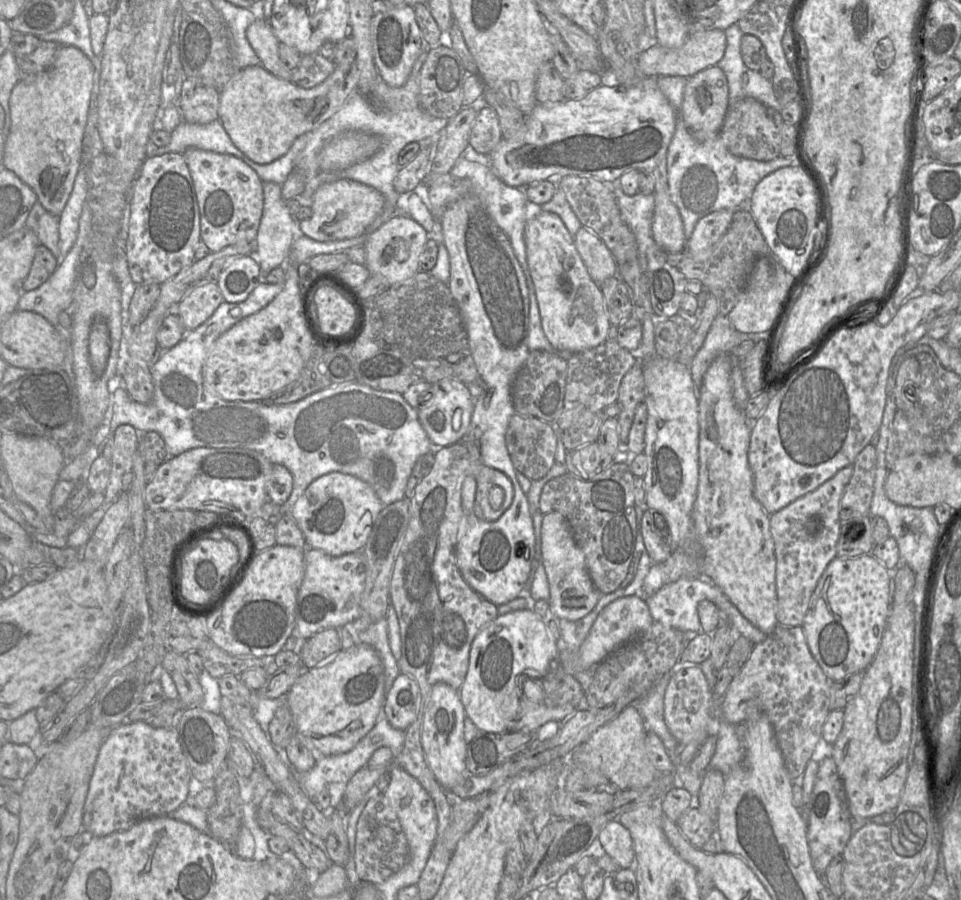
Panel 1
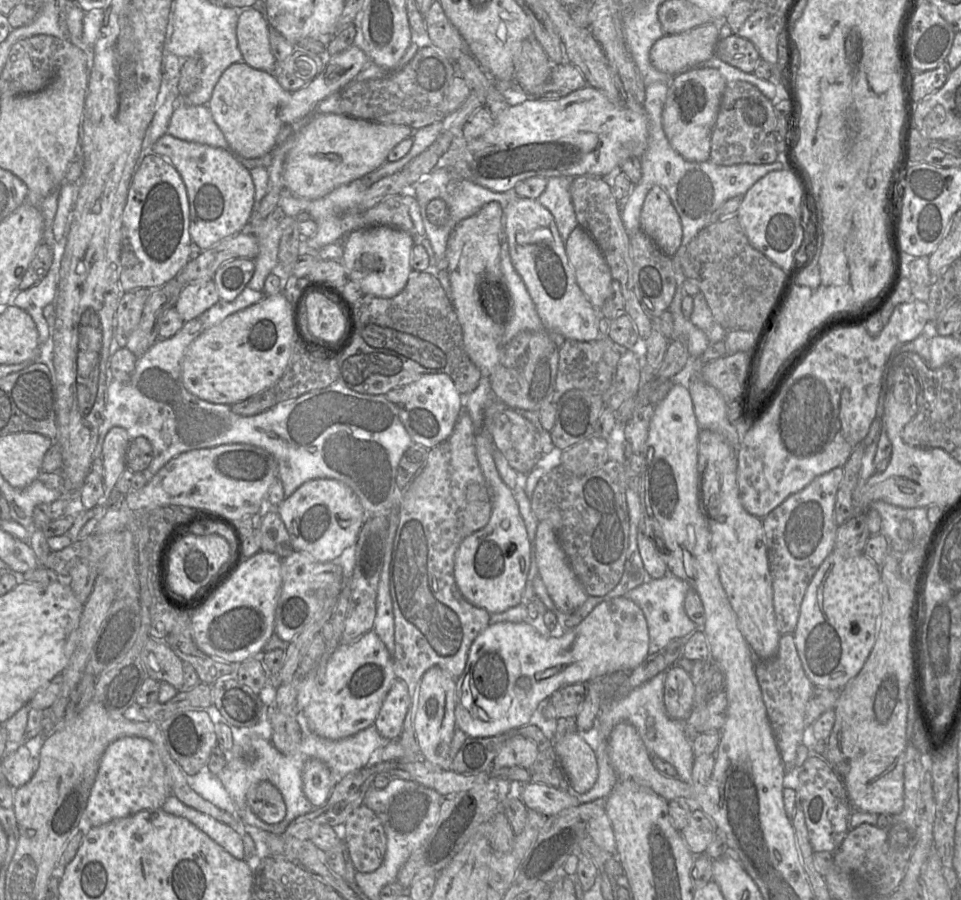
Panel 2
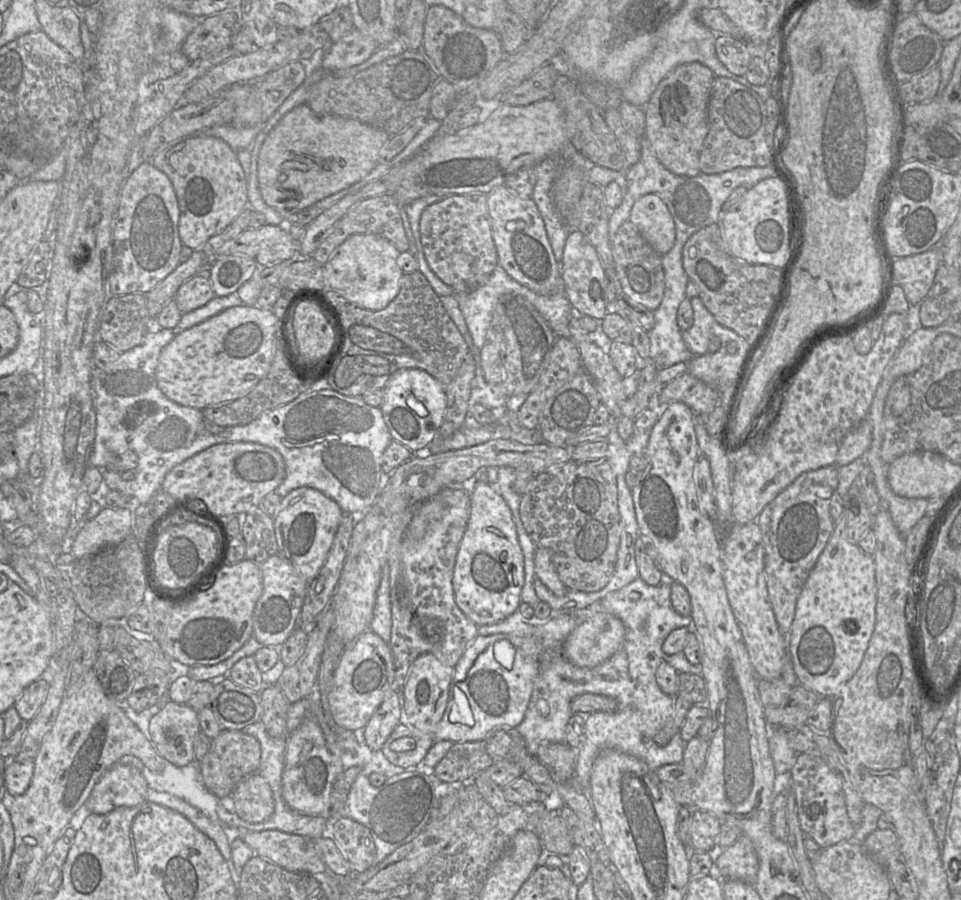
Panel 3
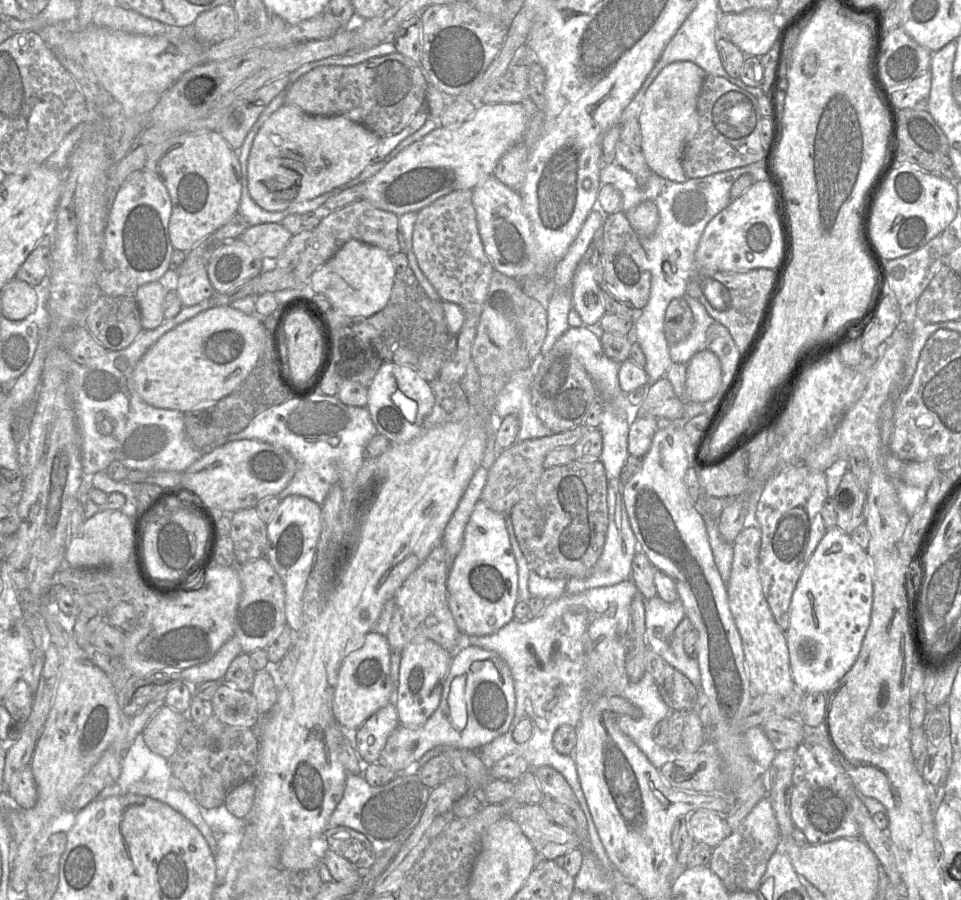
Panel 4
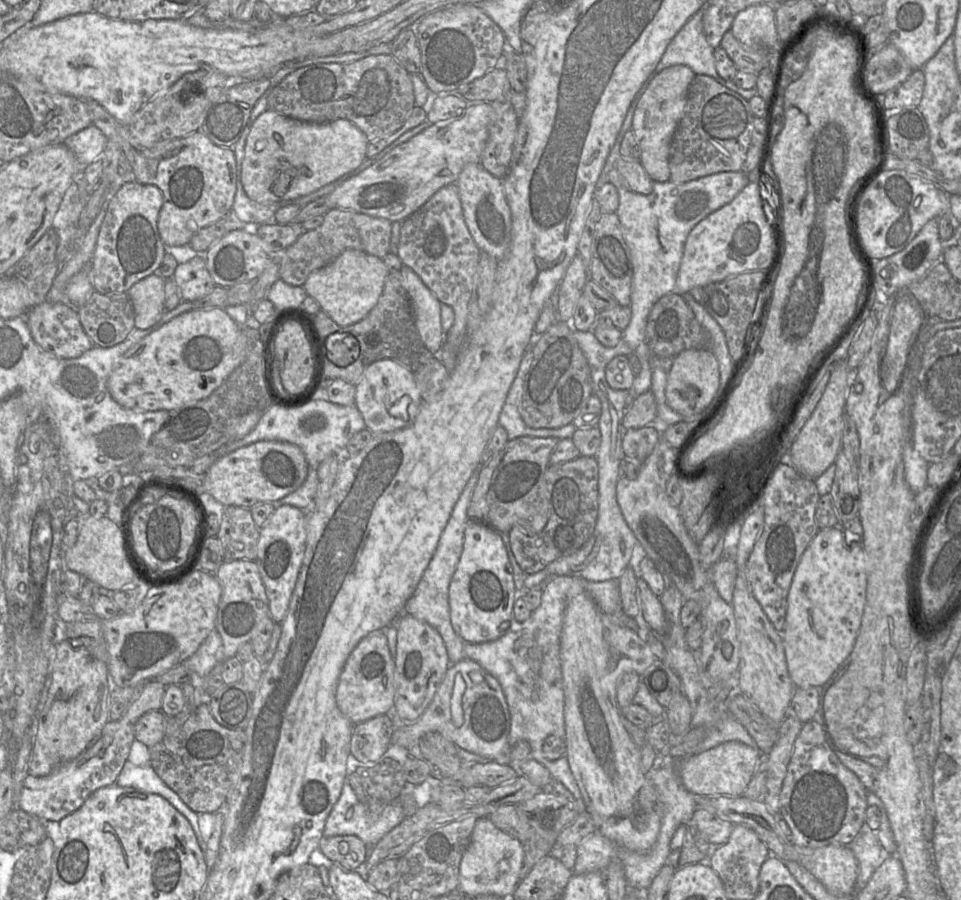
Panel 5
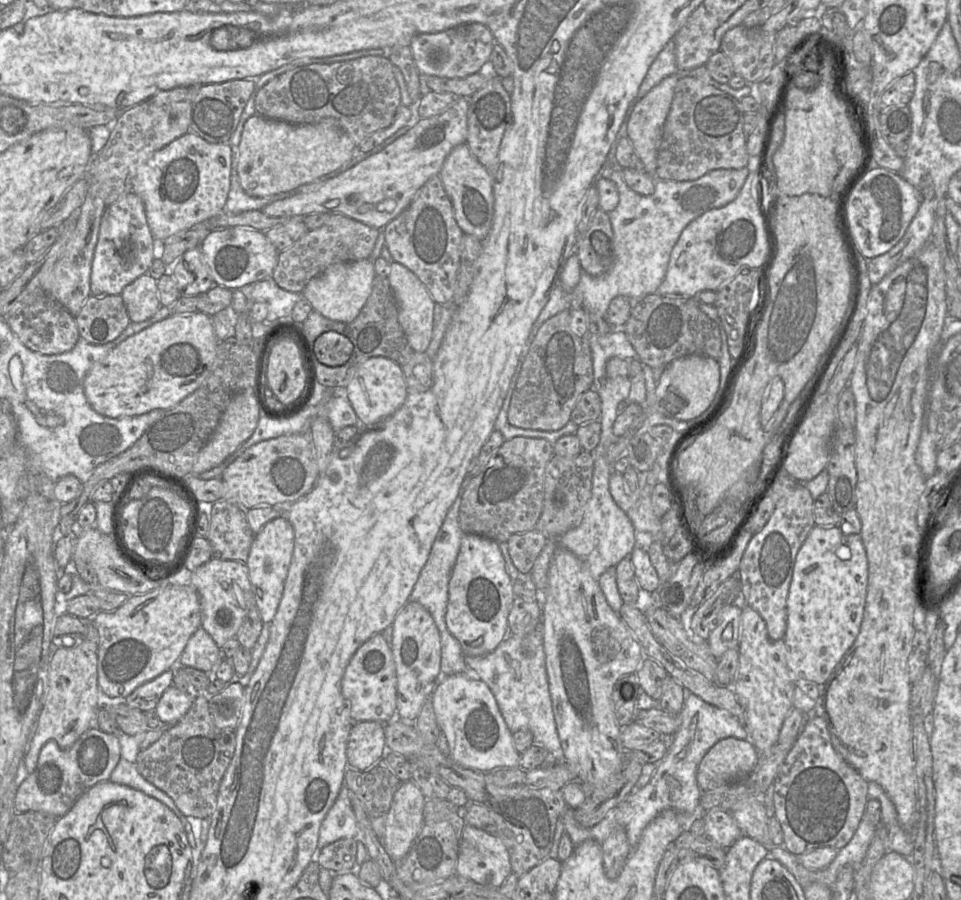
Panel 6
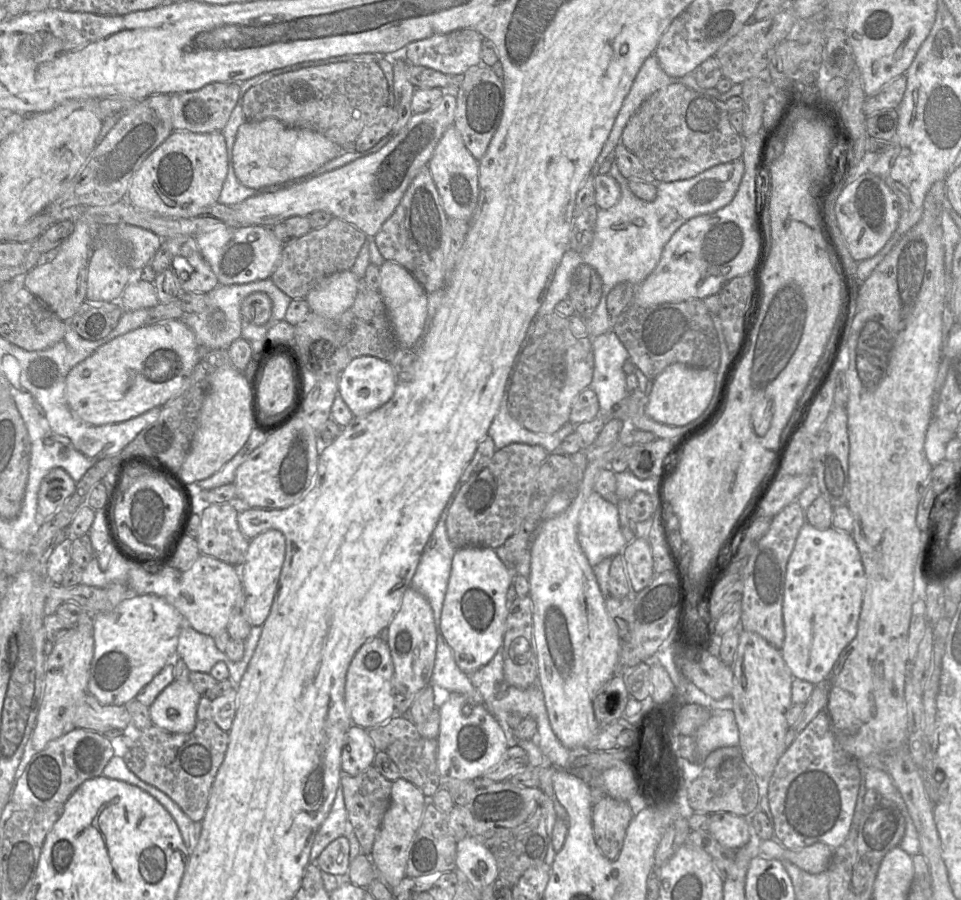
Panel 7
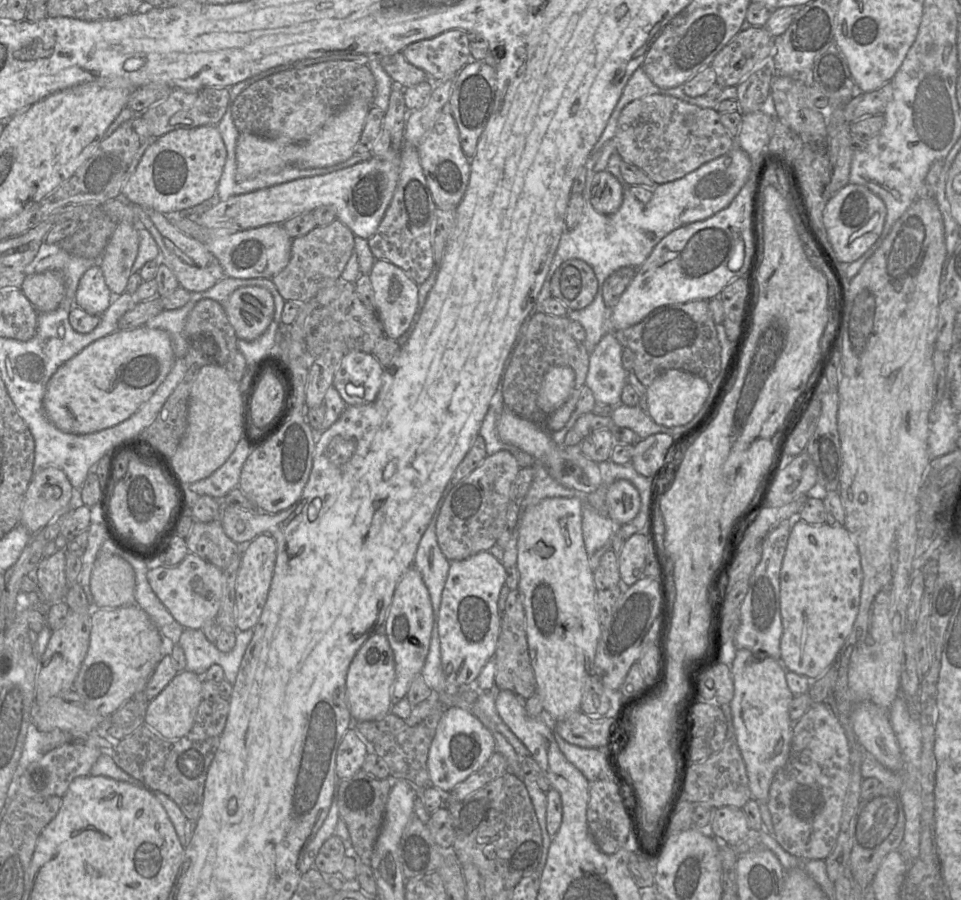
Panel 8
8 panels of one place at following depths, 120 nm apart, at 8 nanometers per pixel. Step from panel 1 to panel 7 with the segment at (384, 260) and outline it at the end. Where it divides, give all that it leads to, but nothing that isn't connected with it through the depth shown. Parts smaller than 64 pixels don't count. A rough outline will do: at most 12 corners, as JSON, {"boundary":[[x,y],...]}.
{"boundary":[[323,278],[305,297],[310,311],[337,317],[349,309],[359,278]]}

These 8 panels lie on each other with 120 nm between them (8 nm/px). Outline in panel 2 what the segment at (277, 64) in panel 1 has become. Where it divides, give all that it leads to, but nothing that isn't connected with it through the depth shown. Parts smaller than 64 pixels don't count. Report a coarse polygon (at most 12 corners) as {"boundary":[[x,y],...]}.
{"boundary":[[240,12],[236,36],[243,62],[273,74],[277,66],[266,16]]}

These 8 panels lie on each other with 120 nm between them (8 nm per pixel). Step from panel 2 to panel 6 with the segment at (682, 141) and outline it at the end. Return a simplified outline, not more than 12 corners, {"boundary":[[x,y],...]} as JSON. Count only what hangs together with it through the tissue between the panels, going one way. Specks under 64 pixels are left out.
{"boundary":[[676,75],[662,79],[634,106],[627,137],[645,172],[657,155]]}

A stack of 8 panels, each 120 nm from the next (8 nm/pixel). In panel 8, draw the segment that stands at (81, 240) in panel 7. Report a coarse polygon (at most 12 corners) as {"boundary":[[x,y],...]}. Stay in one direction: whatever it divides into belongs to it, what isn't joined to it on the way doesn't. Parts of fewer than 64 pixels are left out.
{"boundary":[[60,271],[27,274],[21,290],[39,313],[65,296]]}

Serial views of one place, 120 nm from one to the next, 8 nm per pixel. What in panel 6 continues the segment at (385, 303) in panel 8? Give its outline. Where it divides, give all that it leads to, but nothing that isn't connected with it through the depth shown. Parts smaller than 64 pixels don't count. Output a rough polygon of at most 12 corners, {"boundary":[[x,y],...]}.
{"boundary":[[392,261],[387,277],[398,321],[415,352],[431,342],[435,302]]}

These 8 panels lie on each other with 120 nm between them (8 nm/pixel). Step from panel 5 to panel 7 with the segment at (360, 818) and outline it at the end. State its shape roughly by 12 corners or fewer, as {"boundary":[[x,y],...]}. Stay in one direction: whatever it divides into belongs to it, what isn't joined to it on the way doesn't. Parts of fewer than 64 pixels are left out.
{"boundary":[[342,787],[316,833],[310,863],[353,827]]}

